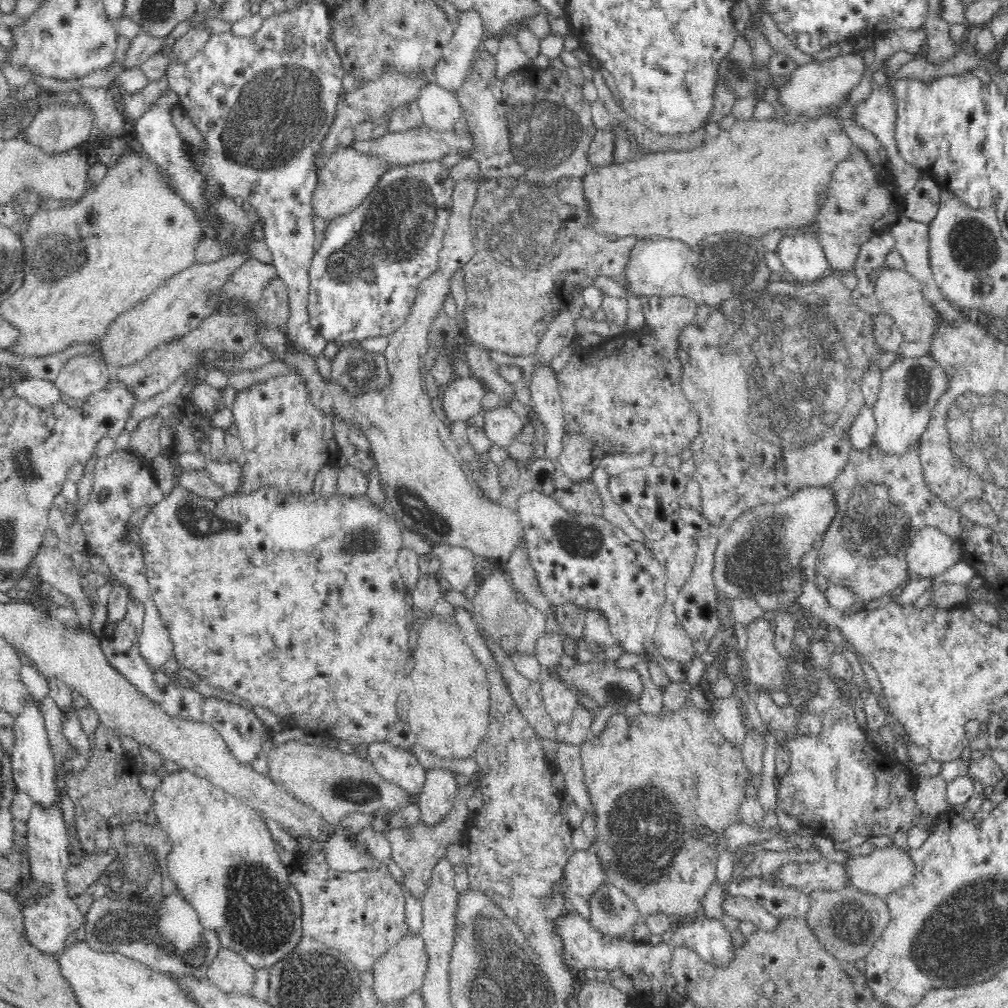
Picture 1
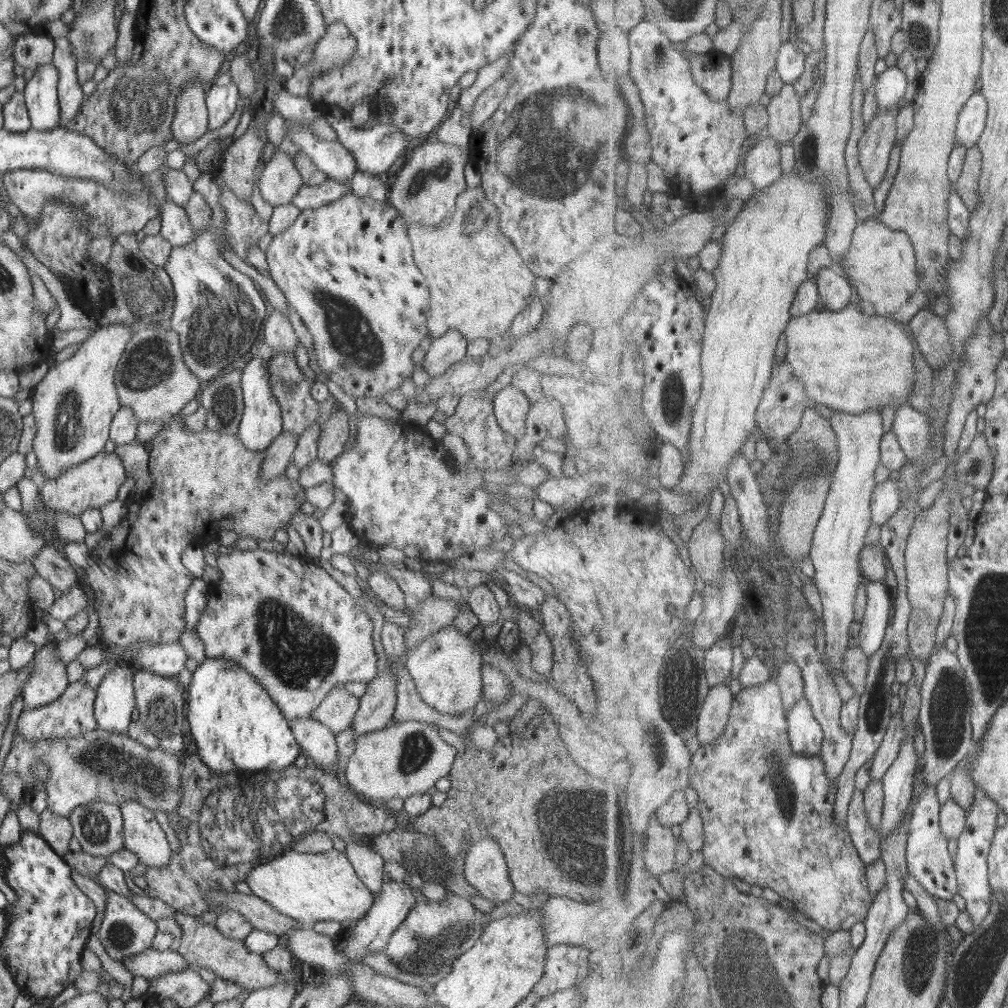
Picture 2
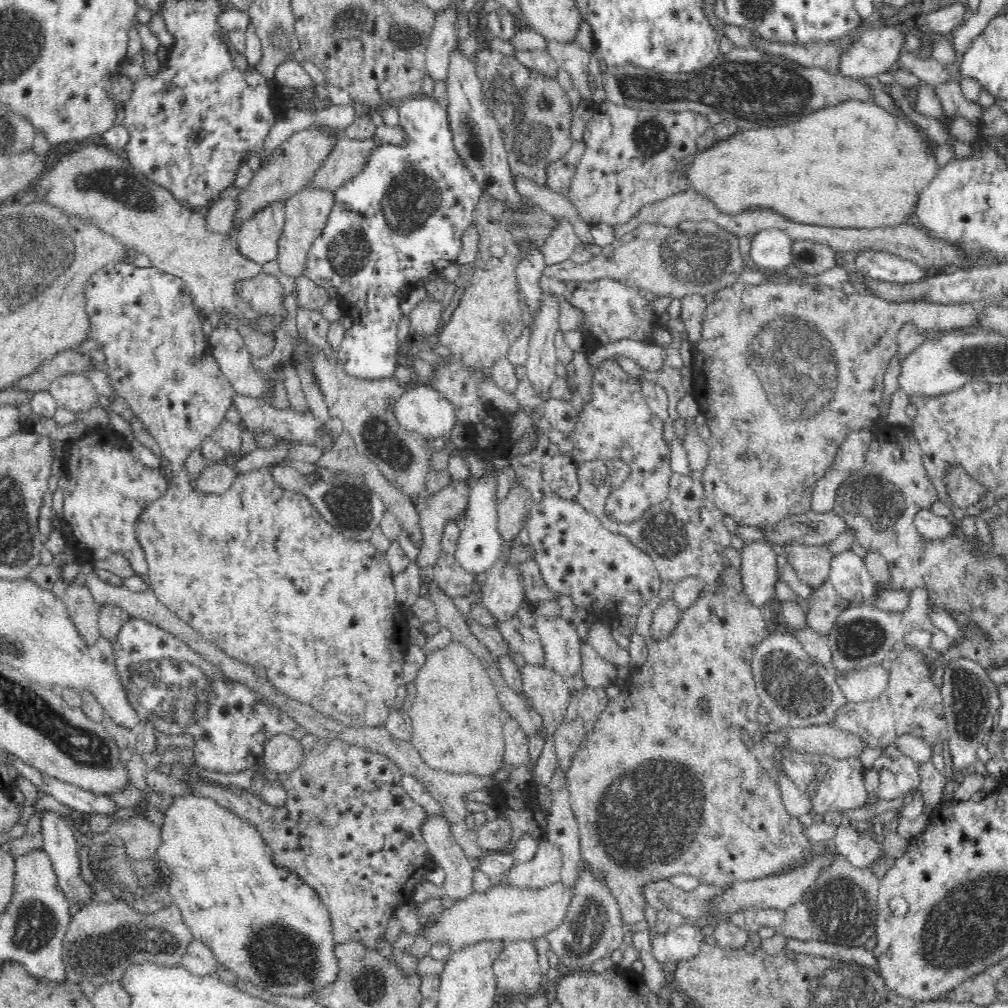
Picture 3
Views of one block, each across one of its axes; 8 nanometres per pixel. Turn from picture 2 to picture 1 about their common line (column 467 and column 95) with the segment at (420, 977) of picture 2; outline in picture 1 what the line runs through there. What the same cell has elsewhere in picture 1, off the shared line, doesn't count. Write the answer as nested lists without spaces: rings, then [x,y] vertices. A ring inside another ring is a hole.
[[[178,890],[170,893],[158,906],[138,908],[124,904],[120,895],[106,895],[91,904],[85,915],[86,943],[96,952],[122,953],[156,971],[176,977],[207,977],[221,943],[214,928],[203,928],[198,912]]]

